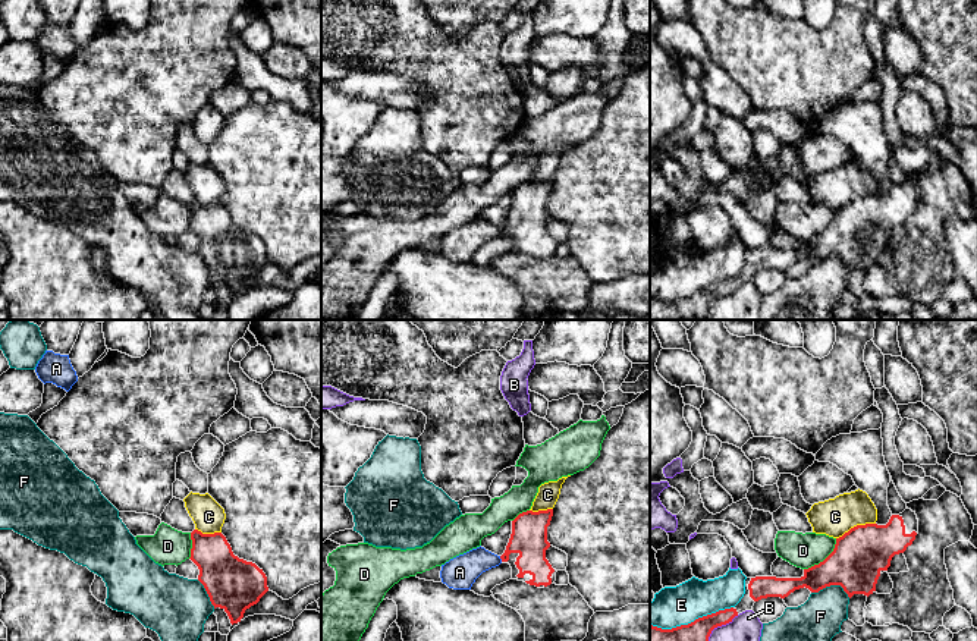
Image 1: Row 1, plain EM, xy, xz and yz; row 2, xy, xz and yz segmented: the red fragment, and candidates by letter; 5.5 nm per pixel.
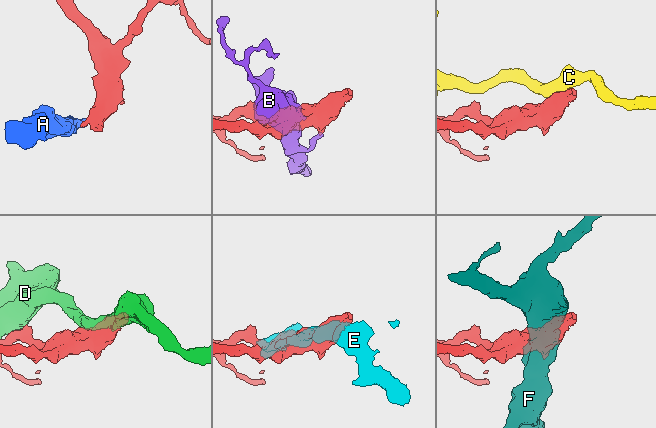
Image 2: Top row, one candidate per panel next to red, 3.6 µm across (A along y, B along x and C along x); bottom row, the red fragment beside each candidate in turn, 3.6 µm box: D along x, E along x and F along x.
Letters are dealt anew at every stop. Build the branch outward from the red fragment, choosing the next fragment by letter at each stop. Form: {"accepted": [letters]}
{"accepted": []}

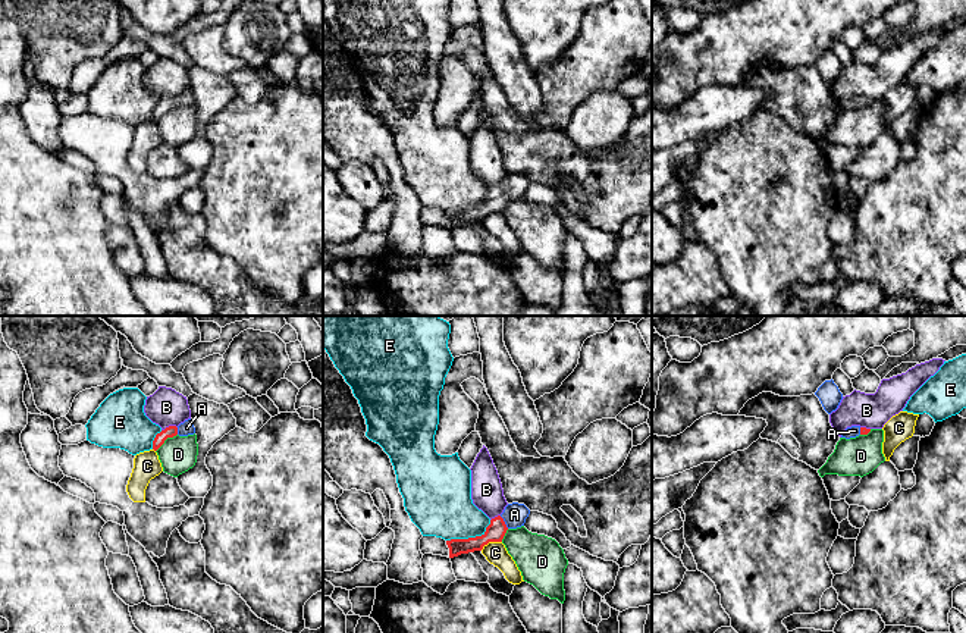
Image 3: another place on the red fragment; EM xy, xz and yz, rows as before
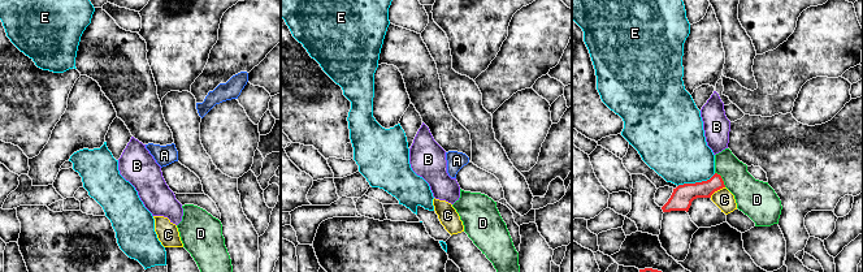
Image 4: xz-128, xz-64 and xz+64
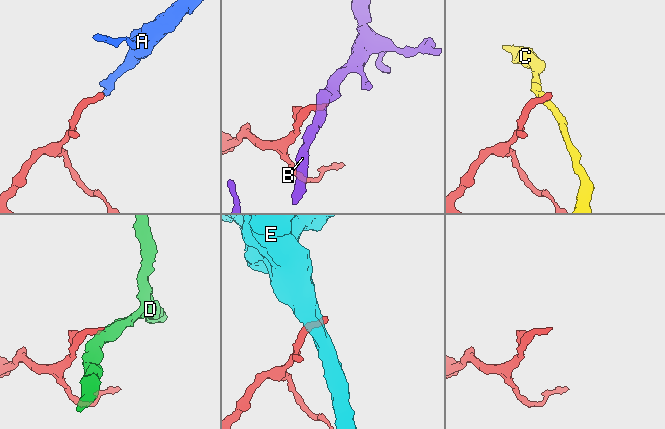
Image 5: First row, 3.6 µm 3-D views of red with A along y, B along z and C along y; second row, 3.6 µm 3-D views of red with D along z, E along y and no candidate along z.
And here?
{"accepted": ["A"]}

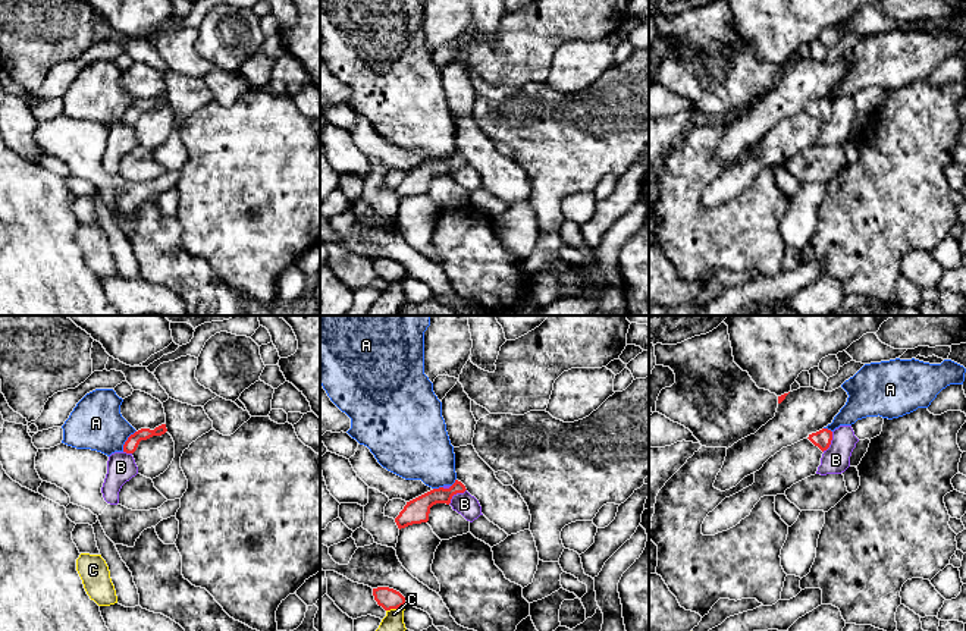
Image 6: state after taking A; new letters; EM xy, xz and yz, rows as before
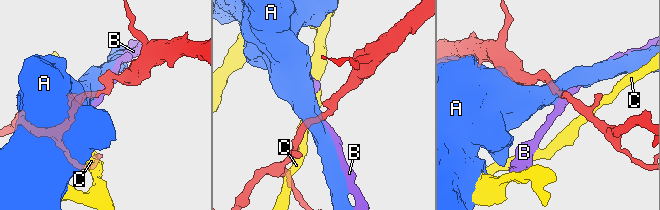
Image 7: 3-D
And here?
{"accepted": []}

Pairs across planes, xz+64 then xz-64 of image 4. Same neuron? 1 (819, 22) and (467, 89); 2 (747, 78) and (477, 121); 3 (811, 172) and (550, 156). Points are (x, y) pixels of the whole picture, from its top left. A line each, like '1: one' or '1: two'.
1: two
2: one
3: one

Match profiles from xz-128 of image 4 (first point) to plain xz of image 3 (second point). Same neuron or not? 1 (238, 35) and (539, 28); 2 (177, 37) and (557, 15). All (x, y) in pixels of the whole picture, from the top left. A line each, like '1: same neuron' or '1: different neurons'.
1: different neurons
2: same neuron

